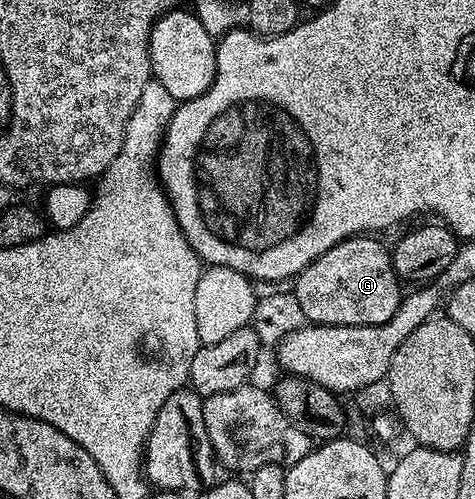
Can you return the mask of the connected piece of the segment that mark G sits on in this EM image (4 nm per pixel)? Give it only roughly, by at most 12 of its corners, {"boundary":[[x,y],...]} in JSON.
{"boundary":[[362,234],[296,276],[308,323],[375,326],[399,310],[390,249]]}

